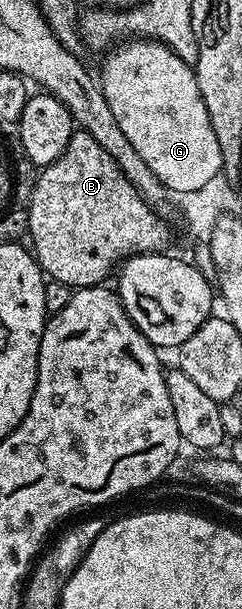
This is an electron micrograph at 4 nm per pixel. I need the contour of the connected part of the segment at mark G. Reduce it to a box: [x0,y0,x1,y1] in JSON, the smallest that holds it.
[99,39,222,194]

